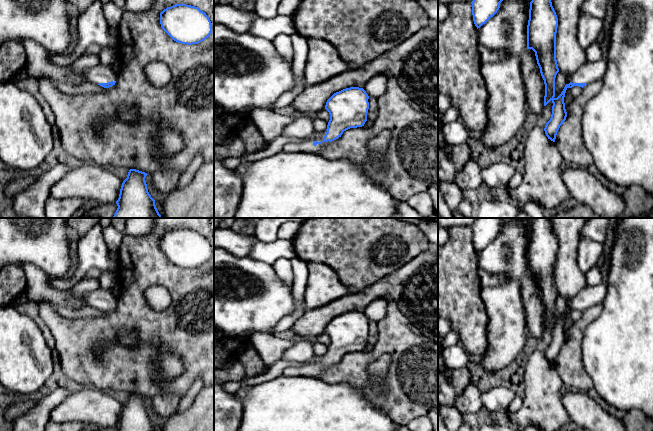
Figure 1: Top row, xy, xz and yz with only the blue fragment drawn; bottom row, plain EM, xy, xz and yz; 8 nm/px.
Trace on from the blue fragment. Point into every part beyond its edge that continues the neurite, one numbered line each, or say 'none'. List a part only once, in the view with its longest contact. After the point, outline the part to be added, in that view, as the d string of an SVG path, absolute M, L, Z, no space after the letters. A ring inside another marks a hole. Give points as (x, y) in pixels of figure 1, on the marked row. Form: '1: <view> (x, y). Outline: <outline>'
1: xz (307, 146). Outline: M325 130L321 137L315 138L313 140L301 141L299 143L288 142L282 147L283 152L303 152L303 153L318 153L324 147L326 147L330 142L324 142L323 138L326 134Z

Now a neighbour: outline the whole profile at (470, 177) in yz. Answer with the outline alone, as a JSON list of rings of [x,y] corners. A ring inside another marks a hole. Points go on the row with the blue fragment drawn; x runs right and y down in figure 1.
[[[470,159],[462,170],[457,173],[454,181],[461,190],[479,190],[483,185],[482,168],[476,161]]]

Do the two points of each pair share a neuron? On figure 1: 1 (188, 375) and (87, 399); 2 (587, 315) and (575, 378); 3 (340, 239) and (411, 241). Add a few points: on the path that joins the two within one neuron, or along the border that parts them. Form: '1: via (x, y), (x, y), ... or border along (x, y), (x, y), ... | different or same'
1: border along (82, 386), (104, 391) | different
2: via (576, 331), (574, 338), (574, 362) | same
3: via (358, 239), (393, 241) | same

